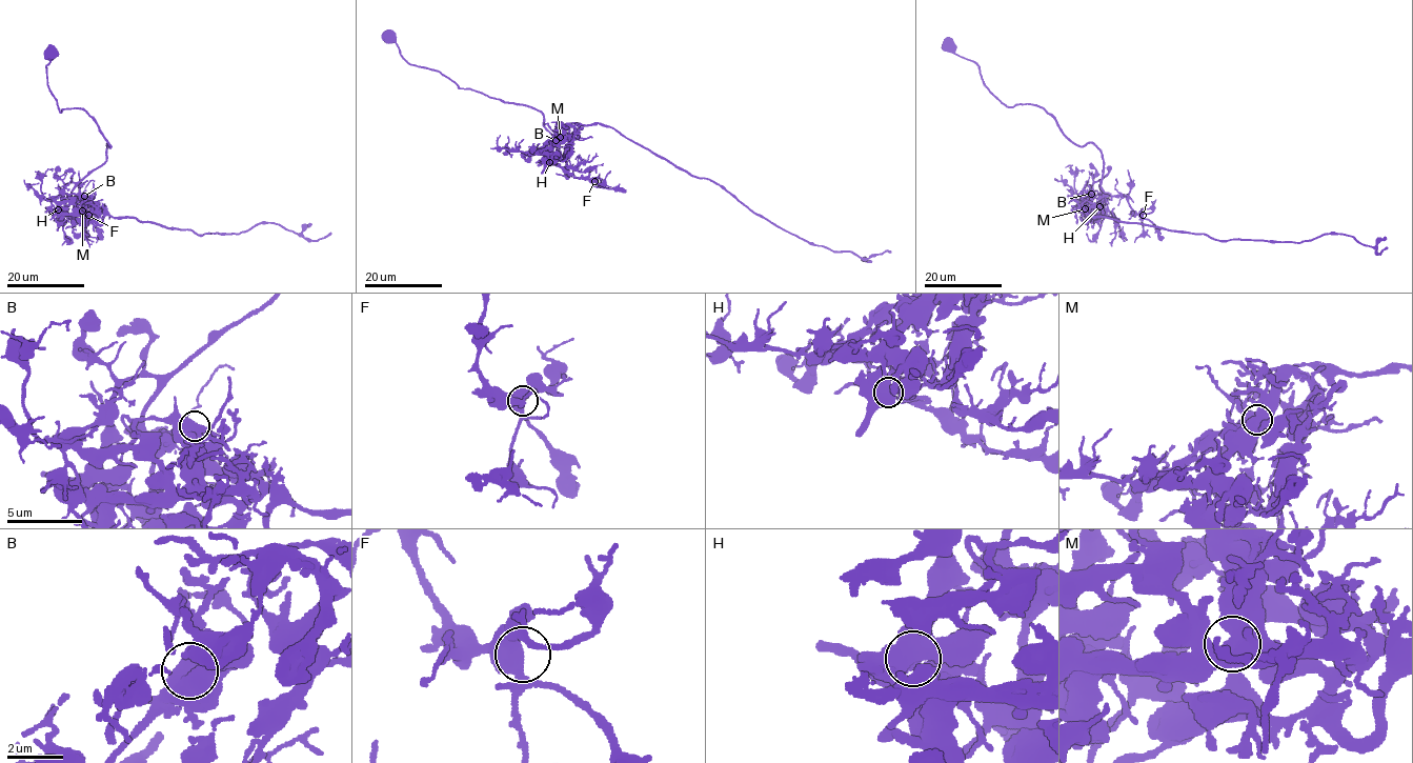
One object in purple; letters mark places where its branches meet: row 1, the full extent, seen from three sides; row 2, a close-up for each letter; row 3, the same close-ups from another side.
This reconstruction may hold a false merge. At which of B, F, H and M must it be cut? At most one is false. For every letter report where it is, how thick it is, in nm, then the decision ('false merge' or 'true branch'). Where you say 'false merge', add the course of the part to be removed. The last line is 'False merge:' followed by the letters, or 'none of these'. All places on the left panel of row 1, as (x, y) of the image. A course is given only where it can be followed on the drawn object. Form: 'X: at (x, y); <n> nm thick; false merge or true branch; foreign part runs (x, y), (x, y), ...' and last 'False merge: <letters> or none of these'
B: at (84, 196); 480 nm thick; true branch
F: at (88, 215); 550 nm thick; true branch
H: at (58, 209); 600 nm thick; false merge; foreign part runs (58, 209), (136, 217), (199, 235), (239, 234), (260, 223), (275, 222), (313, 240), (330, 233)
M: at (82, 211); 550 nm thick; true branch
False merge: H

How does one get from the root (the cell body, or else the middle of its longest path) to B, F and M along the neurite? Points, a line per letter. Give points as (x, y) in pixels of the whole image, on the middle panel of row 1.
B: (388, 36), (410, 64), (543, 115), (558, 137), (552, 158), (556, 140)
F: (388, 36), (410, 64), (438, 71), (460, 87), (532, 106), (558, 137), (549, 153), (552, 160), (594, 181)
M: (388, 36), (410, 64), (438, 71), (460, 87), (543, 115), (544, 126), (558, 137), (552, 158), (560, 137)

